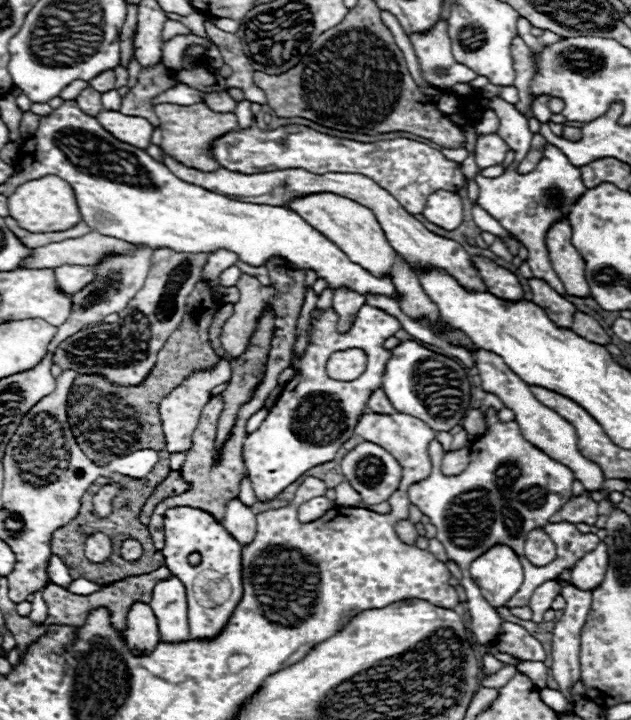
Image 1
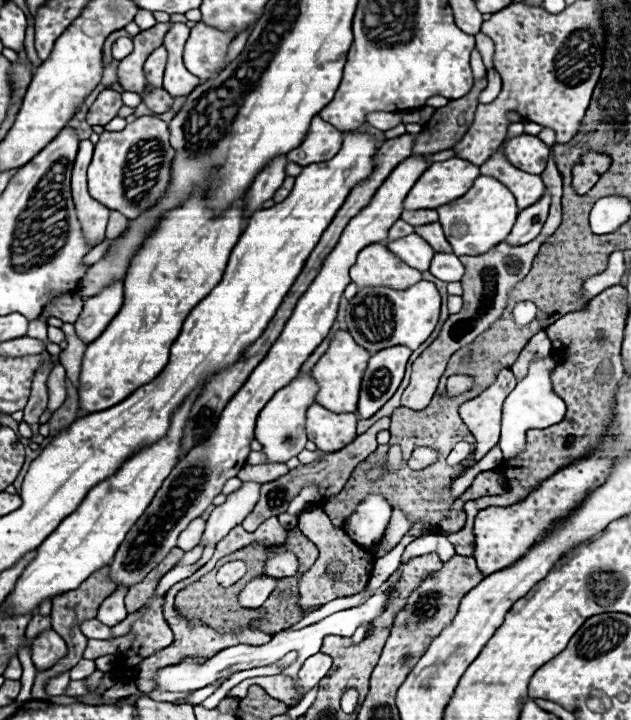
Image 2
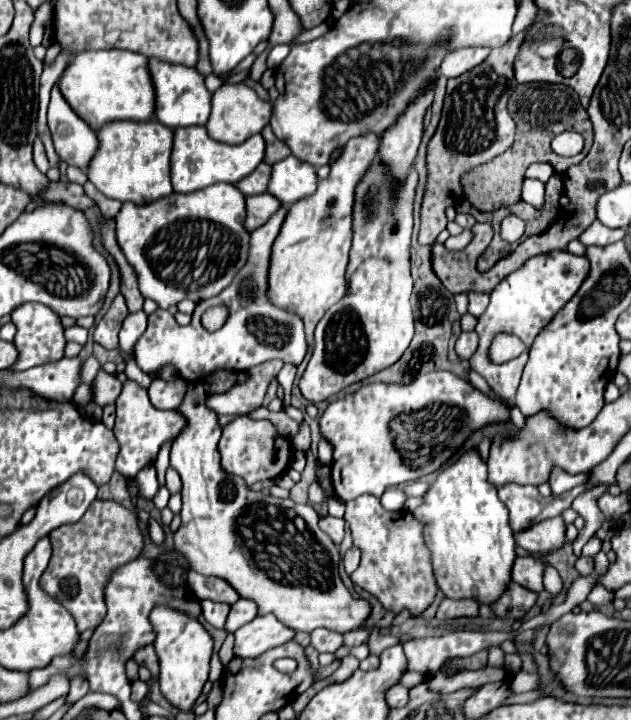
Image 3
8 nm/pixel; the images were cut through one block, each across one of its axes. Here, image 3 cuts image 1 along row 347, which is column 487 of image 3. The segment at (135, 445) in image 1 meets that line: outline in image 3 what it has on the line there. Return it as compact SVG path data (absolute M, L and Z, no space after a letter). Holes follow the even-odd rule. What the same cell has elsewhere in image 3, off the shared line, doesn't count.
M530 82L530 84L520 84L514 94L510 96L508 102L508 110L518 126L516 132L516 140L512 144L512 148L504 154L500 154L498 158L490 160L488 164L476 166L474 172L468 172L462 180L464 184L464 196L470 204L474 204L478 210L490 212L502 206L510 206L510 204L518 204L520 192L522 192L522 182L524 182L524 174L526 168L534 162L548 162L552 164L552 168L556 172L564 172L568 166L572 164L580 164L582 158L588 154L592 140L594 140L594 130L592 130L592 122L588 118L588 112L582 108L578 94L566 86L566 84L542 84L542 82ZM566 130L574 130L578 134L584 136L584 150L578 156L572 158L562 158L558 154L552 152L550 142L556 134L562 134Z

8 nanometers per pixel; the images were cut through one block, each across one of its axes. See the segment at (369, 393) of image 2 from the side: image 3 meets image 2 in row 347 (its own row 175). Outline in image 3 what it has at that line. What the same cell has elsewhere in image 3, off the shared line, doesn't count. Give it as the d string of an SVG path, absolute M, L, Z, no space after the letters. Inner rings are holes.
M430 90L416 98L410 108L406 108L406 112L398 118L398 122L382 134L378 156L384 164L388 164L394 180L404 180L416 158L422 138L422 116L432 104L432 96L434 92Z

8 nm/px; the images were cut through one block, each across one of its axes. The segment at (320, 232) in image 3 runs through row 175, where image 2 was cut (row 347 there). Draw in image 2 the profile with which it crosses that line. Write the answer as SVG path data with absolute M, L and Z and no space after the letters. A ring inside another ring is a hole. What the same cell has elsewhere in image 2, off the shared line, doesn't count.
M338 330L328 346L328 350L324 352L324 356L316 362L316 366L312 368L312 376L320 386L320 392L316 396L316 402L322 404L324 408L332 410L332 412L352 412L356 414L358 410L358 394L360 394L360 382L362 382L362 374L368 366L370 360L370 352L364 350L362 346L358 346L354 342L354 338L344 332Z

